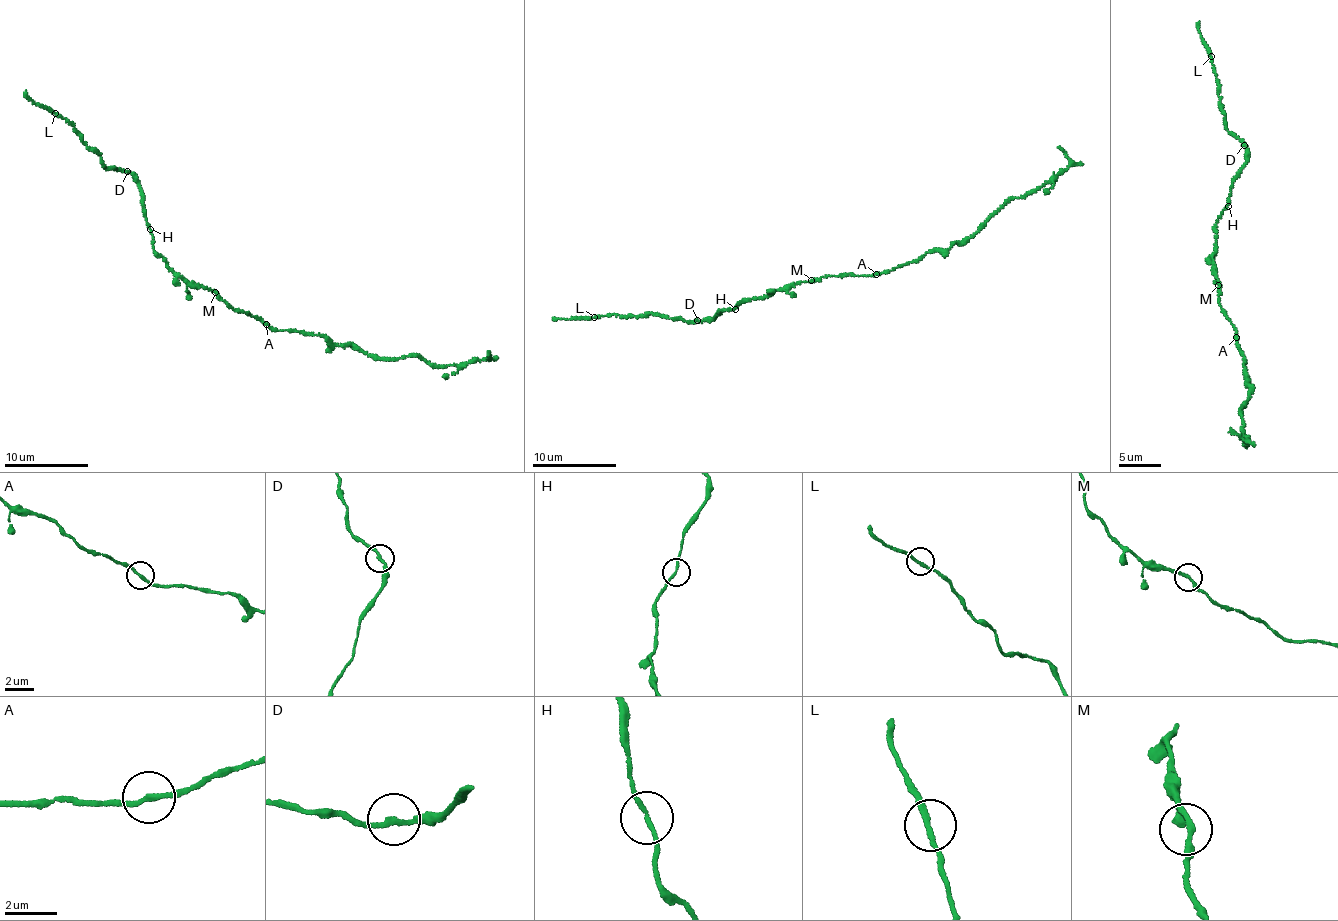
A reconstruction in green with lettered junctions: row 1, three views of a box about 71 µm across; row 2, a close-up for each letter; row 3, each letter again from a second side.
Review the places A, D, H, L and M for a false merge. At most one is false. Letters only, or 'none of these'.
none of these

